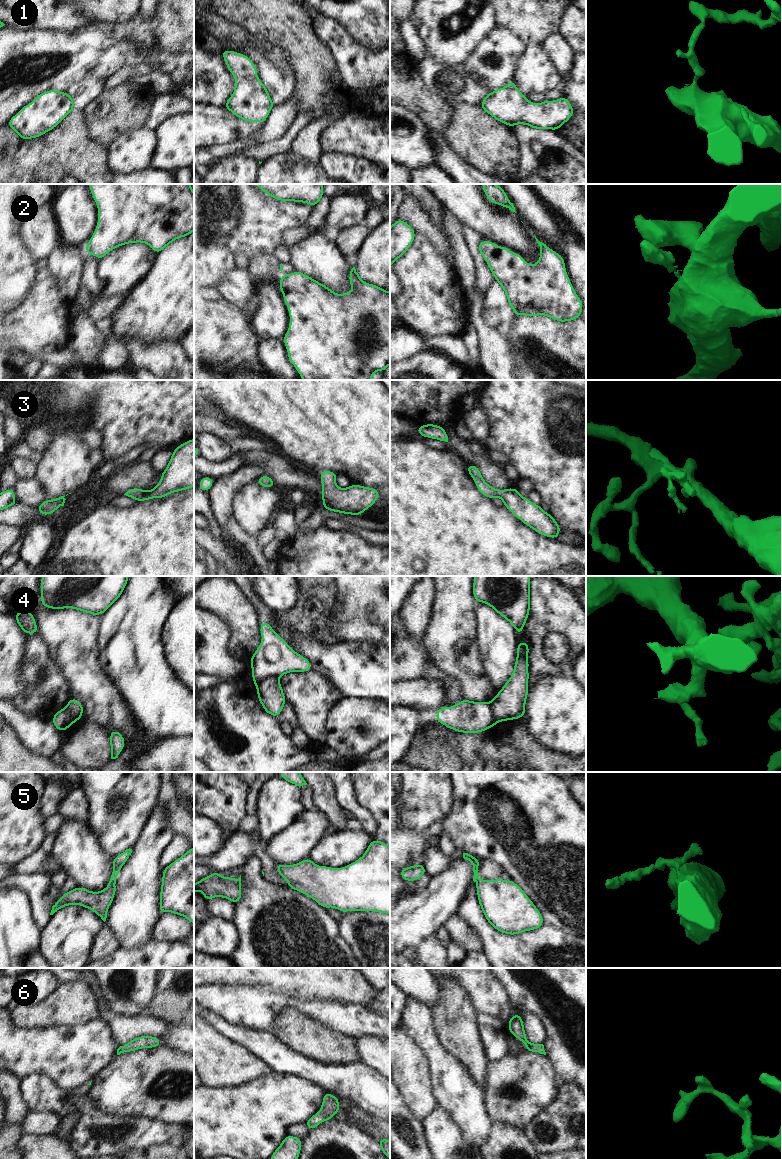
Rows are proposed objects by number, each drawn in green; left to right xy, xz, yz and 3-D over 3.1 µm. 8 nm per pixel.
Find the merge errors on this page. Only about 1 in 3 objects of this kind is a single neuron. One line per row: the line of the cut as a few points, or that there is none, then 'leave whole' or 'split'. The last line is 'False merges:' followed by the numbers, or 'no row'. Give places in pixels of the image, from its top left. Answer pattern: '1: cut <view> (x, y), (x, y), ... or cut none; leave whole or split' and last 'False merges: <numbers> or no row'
1: cut yz (505, 86), (516, 89); split
2: cut yz (480, 242), (482, 253); split
3: cut none; leave whole
4: cut xz (278, 677), (268, 676), (256, 687); split
5: cut xy (109, 881), (114, 883); split
6: cut none; leave whole
False merges: 1, 2, 4, 5

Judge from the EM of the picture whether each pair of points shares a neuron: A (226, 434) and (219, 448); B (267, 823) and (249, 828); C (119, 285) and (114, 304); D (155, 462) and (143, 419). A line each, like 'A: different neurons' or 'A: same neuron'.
A: different neurons
B: different neurons
C: different neurons
D: different neurons

